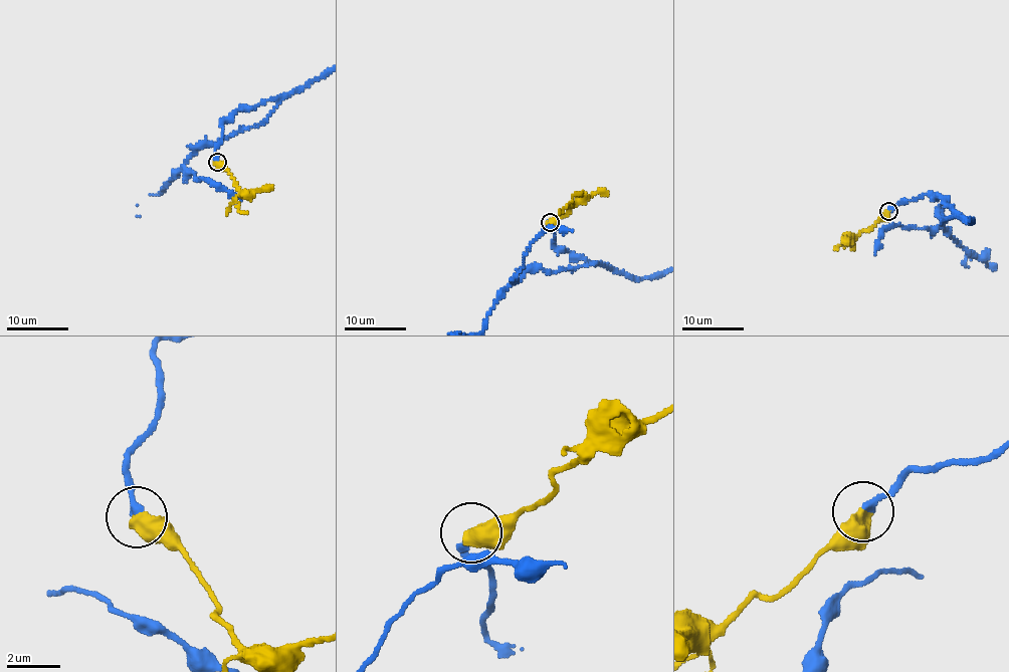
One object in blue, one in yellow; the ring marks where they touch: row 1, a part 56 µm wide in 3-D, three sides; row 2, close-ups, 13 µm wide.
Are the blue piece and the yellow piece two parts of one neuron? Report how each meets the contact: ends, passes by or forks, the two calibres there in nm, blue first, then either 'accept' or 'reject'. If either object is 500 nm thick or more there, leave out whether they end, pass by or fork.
calibres 280 and 650 nm; accept

